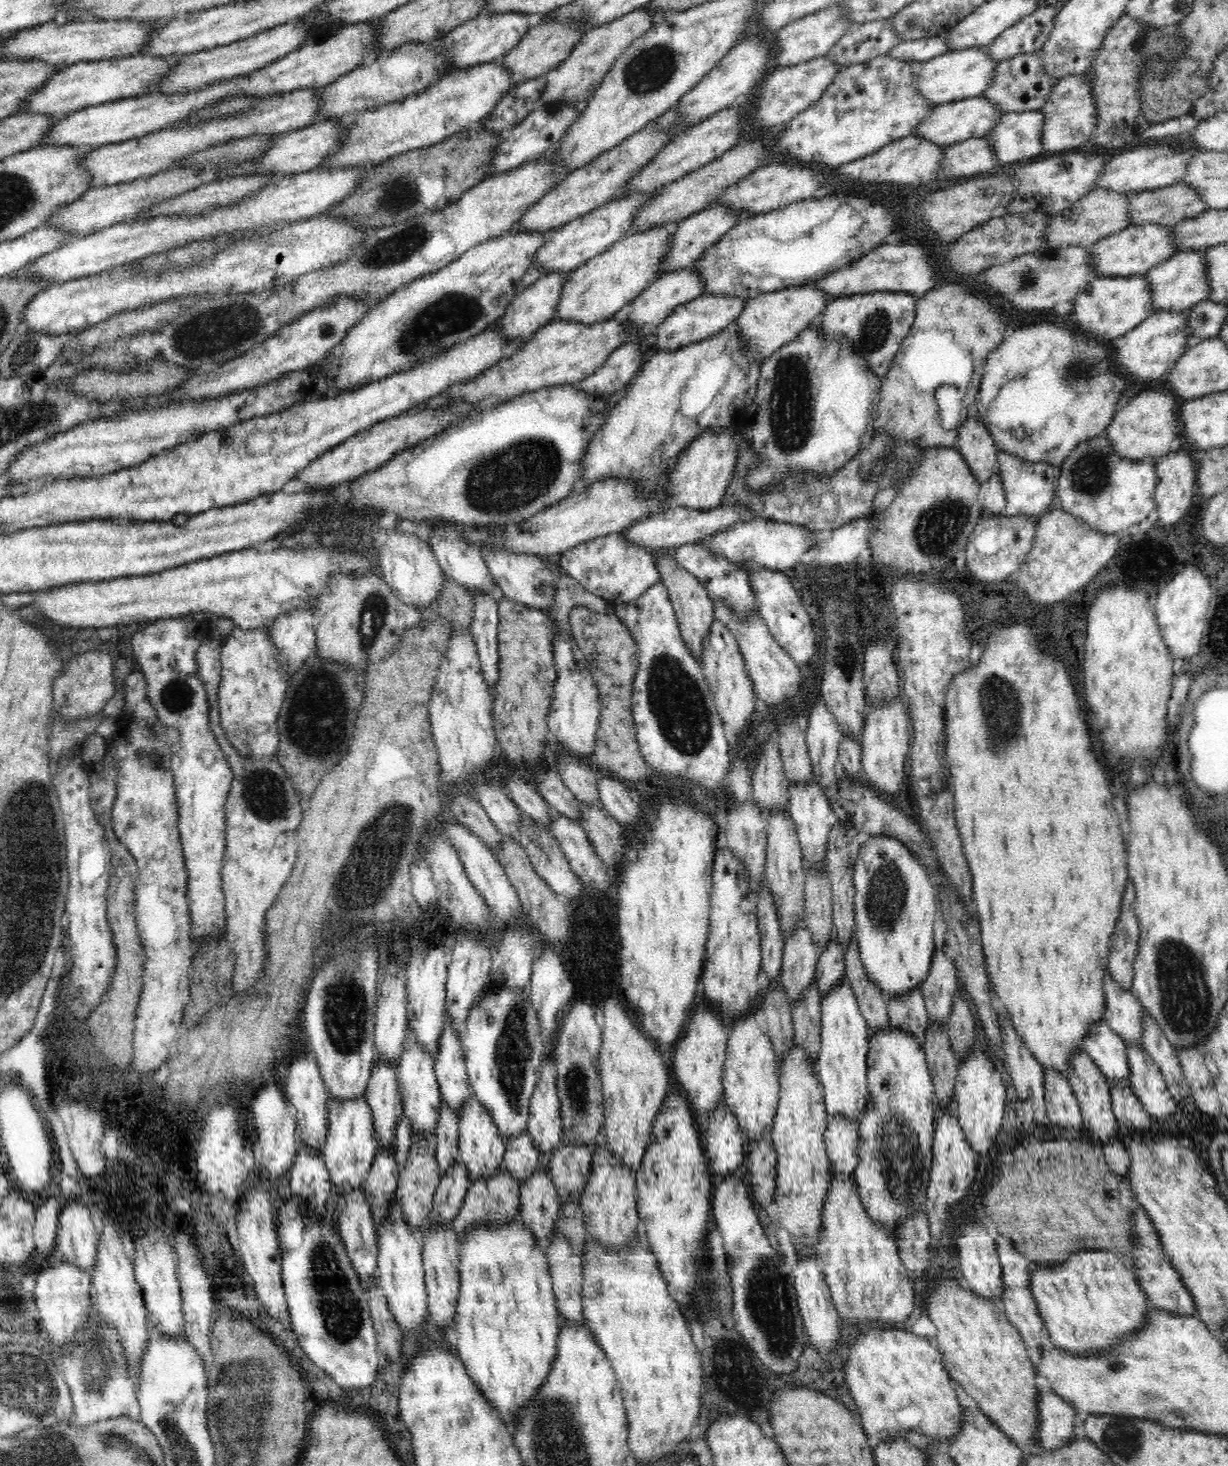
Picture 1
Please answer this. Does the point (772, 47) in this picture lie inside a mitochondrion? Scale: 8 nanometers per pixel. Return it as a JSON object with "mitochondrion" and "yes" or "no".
{"mitochondrion":"no"}

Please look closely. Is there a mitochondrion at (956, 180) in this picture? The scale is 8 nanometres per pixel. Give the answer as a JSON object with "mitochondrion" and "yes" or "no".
{"mitochondrion":"no"}

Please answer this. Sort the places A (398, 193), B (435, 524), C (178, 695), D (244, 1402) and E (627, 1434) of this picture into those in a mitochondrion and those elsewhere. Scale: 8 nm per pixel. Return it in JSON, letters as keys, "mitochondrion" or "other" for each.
{"A":"mitochondrion","B":"other","C":"mitochondrion","D":"mitochondrion","E":"other"}

